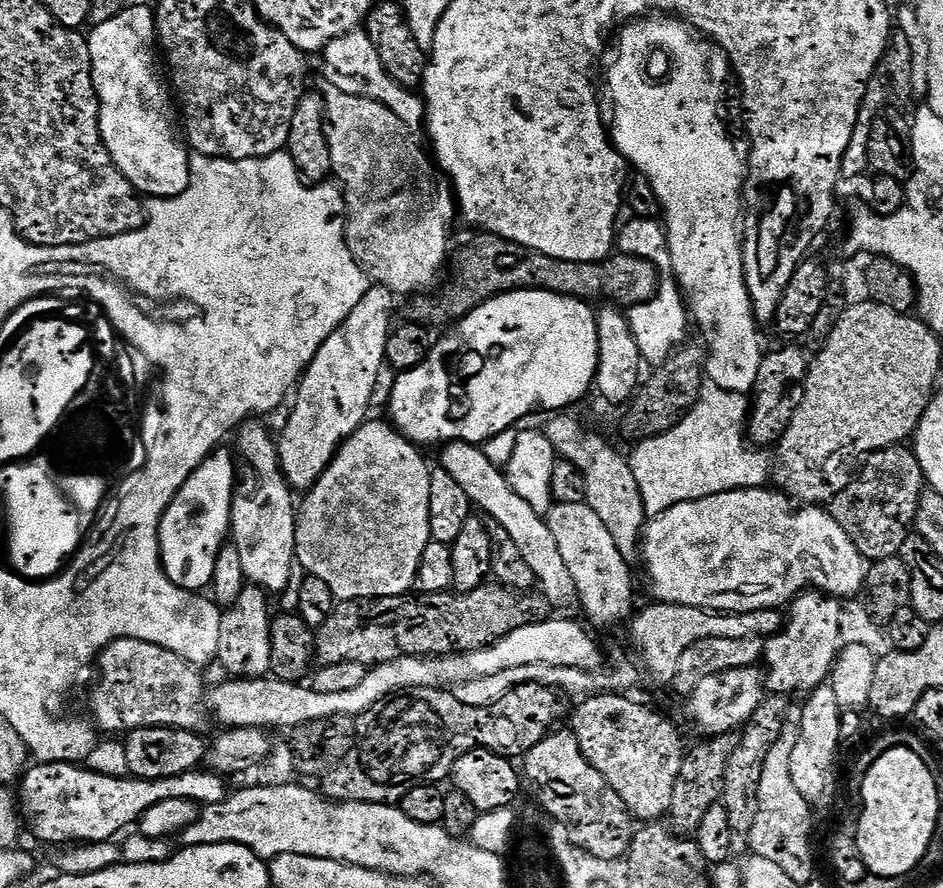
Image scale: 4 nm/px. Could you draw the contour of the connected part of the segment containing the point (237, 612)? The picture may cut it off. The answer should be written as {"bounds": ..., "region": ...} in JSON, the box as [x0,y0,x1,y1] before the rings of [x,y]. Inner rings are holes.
{"bounds":[218,586,271,678],"region":[[[245,586],[233,603],[223,609],[218,626],[218,664],[232,678],[264,678],[271,673],[270,666],[270,611],[263,588]]]}

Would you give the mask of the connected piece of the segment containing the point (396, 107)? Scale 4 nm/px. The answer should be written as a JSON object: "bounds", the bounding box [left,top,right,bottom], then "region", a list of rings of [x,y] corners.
{"bounds":[322,31,426,130],"region":[[[367,31],[347,32],[326,45],[322,53],[324,59],[324,80],[338,86],[338,90],[346,90],[346,94],[358,94],[362,98],[370,98],[374,102],[382,102],[406,126],[413,130],[425,127],[426,113],[423,99],[413,89],[404,88],[390,74],[386,74],[386,66],[382,66],[382,58],[378,58],[378,50],[374,50],[374,42],[370,42]]]}

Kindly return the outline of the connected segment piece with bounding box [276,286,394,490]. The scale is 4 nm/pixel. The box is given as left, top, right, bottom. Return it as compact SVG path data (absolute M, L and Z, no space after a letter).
M369 287L362 302L358 302L358 306L354 306L354 310L350 310L350 314L340 323L338 330L322 342L318 354L314 354L308 369L300 377L291 401L292 413L278 435L276 445L280 470L289 488L313 488L344 440L369 419L368 407L372 404L380 371L386 368L386 342L393 323L392 308L388 305L391 300L394 300L394 294L388 288Z

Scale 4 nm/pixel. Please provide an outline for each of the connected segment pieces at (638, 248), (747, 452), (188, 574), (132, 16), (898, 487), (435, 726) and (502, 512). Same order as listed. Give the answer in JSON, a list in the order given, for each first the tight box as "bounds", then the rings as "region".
[{"bounds":[618,218,690,366],"region":[[[628,218],[618,228],[618,248],[623,255],[637,256],[655,264],[661,273],[658,280],[658,291],[644,304],[639,304],[627,309],[628,325],[634,334],[634,342],[638,342],[640,351],[639,359],[645,360],[651,366],[665,364],[672,353],[685,343],[690,332],[690,317],[686,307],[686,301],[677,285],[675,276],[671,273],[672,263],[668,253],[668,233],[664,231],[664,225],[656,218]]]},{"bounds":[630,382,774,518],"region":[[[711,382],[700,385],[700,397],[695,406],[684,415],[679,424],[649,440],[641,440],[630,455],[632,473],[642,494],[644,515],[651,518],[678,506],[682,502],[694,502],[698,498],[710,498],[710,494],[722,494],[739,488],[763,488],[769,483],[774,464],[767,451],[757,450],[746,435],[750,400],[743,392],[722,390]]]},{"bounds":[160,451,238,593],"region":[[[224,451],[213,452],[202,462],[202,466],[198,466],[198,470],[194,470],[194,474],[180,487],[178,494],[170,502],[160,523],[160,562],[164,565],[164,572],[170,578],[170,582],[174,582],[174,586],[185,588],[188,592],[199,593],[211,585],[214,578],[214,562],[230,536],[232,496],[236,492],[238,464],[231,451]]]},{"bounds":[86,4,190,198],"region":[[[136,4],[133,8],[132,5],[126,6],[118,18],[95,25],[91,31],[86,39],[92,59],[92,81],[96,97],[100,99],[100,133],[112,165],[132,183],[137,193],[145,197],[167,198],[182,194],[190,182],[190,149],[178,127],[178,108],[173,93],[165,81],[164,84],[160,81],[160,72],[156,69],[158,41],[155,11],[144,4]]]},{"bounds":[830,446,926,561],"region":[[[904,446],[873,452],[863,464],[864,469],[857,474],[856,480],[850,481],[845,488],[841,487],[830,501],[832,517],[842,530],[846,530],[850,542],[854,542],[865,561],[899,556],[900,548],[913,531],[920,493],[926,488],[923,470],[915,452]]]},{"bounds":[323,684,564,805],"region":[[[523,684],[490,706],[466,706],[458,702],[452,690],[404,688],[388,699],[380,700],[359,716],[356,720],[356,740],[352,743],[350,754],[346,754],[346,758],[323,777],[323,795],[329,800],[399,805],[401,798],[410,790],[423,784],[439,785],[440,780],[447,781],[452,775],[454,762],[458,762],[462,754],[473,752],[476,748],[509,758],[523,757],[557,727],[556,719],[564,712],[564,704],[559,698],[557,689],[549,685]]]},{"bounds":[438,440,578,609],"region":[[[453,440],[439,449],[438,464],[446,470],[446,474],[450,474],[450,478],[454,478],[454,482],[458,482],[458,486],[462,486],[462,490],[466,490],[473,505],[479,511],[481,508],[487,519],[498,522],[498,526],[502,526],[502,530],[510,534],[510,542],[518,546],[518,554],[522,554],[522,562],[526,562],[526,566],[534,570],[539,591],[548,600],[549,605],[553,609],[575,605],[578,597],[574,578],[570,578],[570,570],[566,570],[566,562],[562,562],[558,542],[554,542],[554,534],[550,534],[547,519],[539,516],[534,506],[526,502],[526,498],[518,498],[518,494],[514,494],[507,475],[501,469],[500,472],[496,469],[495,462],[484,451],[483,447]]]}]

